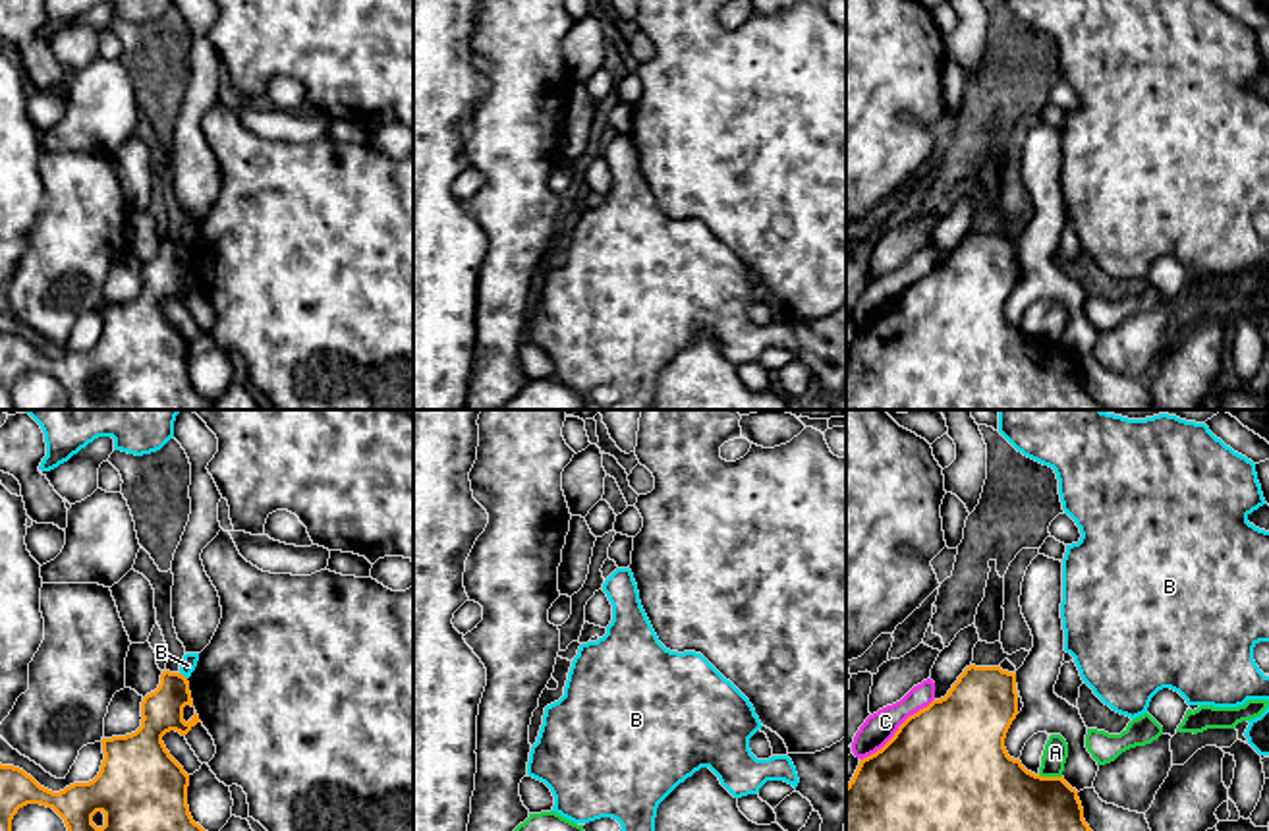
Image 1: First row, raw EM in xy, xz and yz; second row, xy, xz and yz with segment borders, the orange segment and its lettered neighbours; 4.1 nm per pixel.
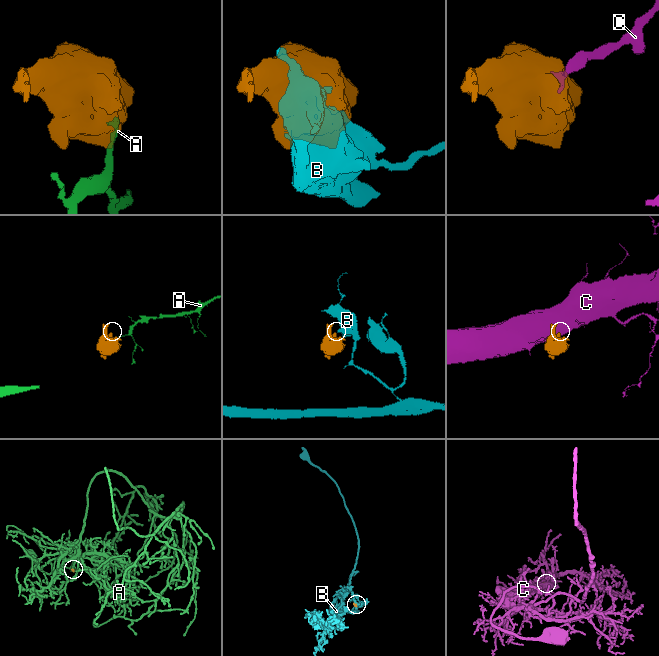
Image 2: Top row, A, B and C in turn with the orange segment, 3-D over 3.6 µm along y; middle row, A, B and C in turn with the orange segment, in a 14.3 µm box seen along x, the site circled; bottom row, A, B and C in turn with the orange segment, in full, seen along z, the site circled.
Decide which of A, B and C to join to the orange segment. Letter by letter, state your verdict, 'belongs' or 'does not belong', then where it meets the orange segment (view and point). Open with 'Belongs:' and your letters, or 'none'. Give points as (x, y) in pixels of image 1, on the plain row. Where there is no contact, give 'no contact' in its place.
Belongs: none
A: does not belong | yz (1051, 344)
B: does not belong | xy (182, 242)
C: does not belong | yz (897, 298)

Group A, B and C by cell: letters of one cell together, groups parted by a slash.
A / B / C

